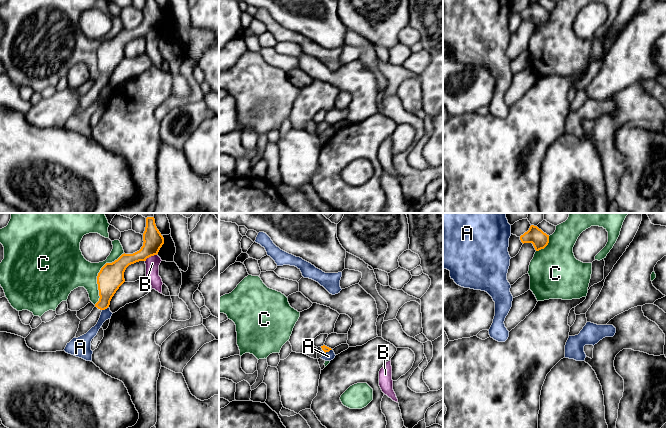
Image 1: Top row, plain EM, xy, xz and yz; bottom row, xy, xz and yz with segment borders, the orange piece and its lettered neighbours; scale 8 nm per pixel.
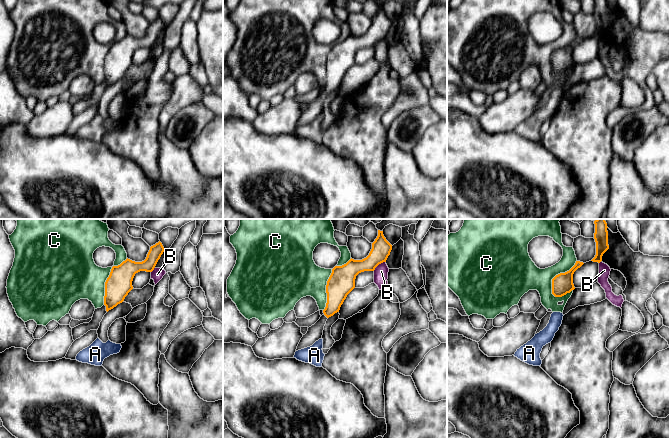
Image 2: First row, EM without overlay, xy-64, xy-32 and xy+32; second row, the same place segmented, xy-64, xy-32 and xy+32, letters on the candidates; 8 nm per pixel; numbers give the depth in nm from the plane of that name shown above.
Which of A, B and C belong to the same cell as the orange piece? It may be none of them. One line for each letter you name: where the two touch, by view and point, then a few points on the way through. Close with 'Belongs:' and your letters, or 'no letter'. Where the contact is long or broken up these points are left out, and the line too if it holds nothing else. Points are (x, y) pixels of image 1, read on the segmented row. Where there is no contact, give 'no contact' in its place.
Belongs: no letter

